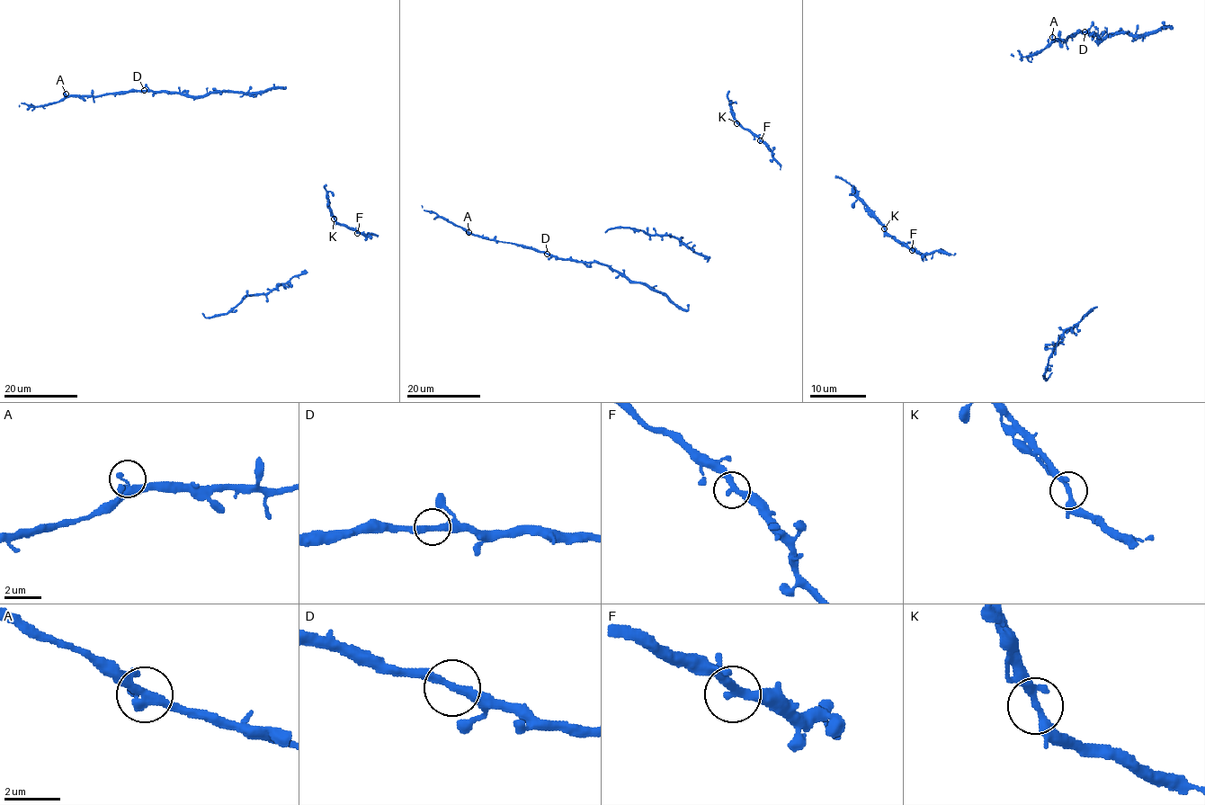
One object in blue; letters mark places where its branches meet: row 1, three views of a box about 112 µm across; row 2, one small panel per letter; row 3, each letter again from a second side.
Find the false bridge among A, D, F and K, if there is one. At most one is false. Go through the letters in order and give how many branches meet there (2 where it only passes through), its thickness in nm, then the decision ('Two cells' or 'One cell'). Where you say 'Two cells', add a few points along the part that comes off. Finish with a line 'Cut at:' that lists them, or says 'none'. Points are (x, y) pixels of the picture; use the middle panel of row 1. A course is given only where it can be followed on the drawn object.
A: Branches: 2. Thickness 320 nm. One cell
D: Branches: 2. Thickness 280 nm. One cell
F: Branches: 2. Thickness 280 nm. One cell
K: Branches: 2. Thickness 280 nm. One cell
Cut at: none

